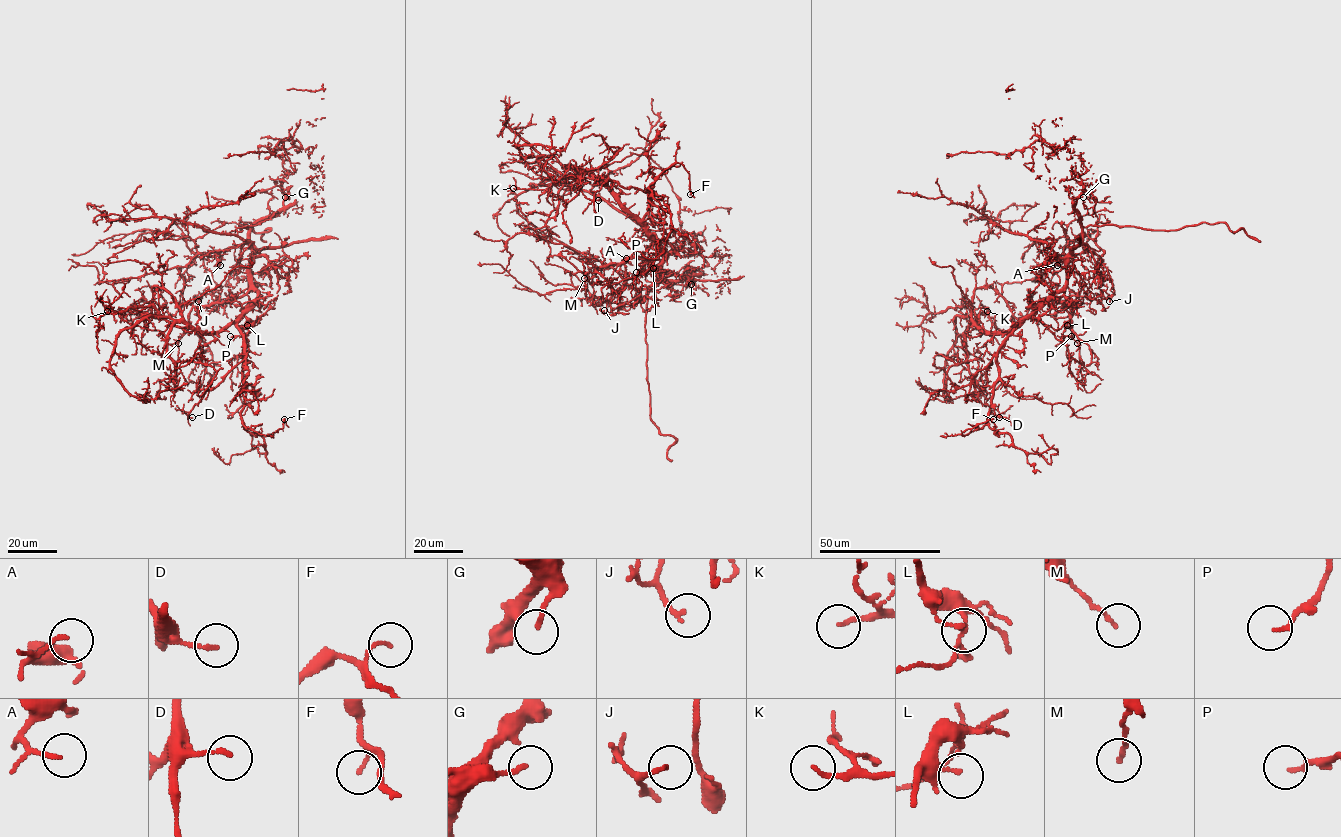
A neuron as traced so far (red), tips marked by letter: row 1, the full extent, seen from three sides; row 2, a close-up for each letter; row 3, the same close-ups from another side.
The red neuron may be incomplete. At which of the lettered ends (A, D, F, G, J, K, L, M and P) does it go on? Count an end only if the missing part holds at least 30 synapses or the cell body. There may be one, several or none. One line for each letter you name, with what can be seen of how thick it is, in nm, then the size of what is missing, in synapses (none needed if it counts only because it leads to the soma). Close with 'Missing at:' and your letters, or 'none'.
A: Thickness 120 nm. Roughly 30 synapses
J: Thickness 150 nm. Roughly 40 synapses
Missing at: A, J

